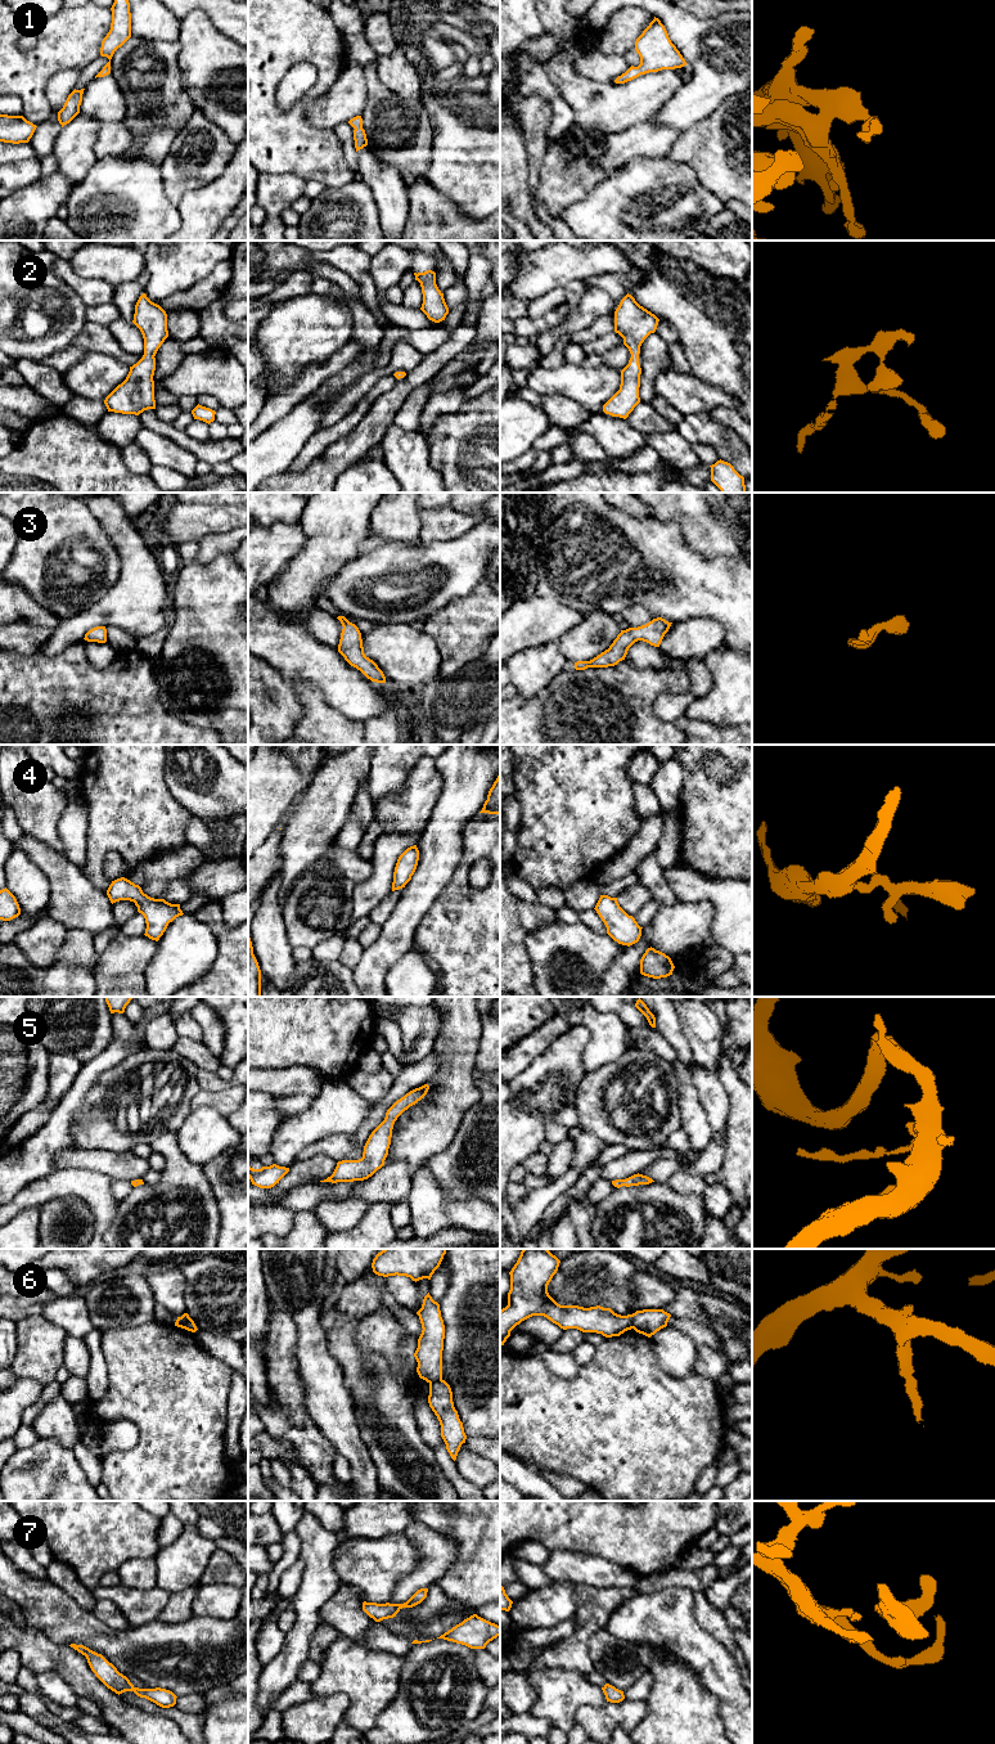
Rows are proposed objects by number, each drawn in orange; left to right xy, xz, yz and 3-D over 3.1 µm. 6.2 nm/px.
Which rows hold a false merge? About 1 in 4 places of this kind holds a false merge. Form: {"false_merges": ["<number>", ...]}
{"false_merges": ["6"]}

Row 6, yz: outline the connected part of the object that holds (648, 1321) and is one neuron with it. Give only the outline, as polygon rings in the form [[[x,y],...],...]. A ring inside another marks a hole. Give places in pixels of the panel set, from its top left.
[[[643,1309],[636,1311],[632,1316],[632,1329],[648,1338],[667,1326],[671,1317],[663,1309]]]

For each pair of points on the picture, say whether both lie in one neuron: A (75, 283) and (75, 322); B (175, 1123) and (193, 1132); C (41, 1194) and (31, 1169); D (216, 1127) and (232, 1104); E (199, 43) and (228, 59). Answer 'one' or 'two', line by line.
A: two
B: two
C: two
D: two
E: one

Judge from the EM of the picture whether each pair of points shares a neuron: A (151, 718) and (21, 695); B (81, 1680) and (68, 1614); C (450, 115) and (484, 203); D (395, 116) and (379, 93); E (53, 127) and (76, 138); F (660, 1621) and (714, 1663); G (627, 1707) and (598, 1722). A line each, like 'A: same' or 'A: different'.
A: same
B: different
C: same
D: same
E: different
F: same
G: same

